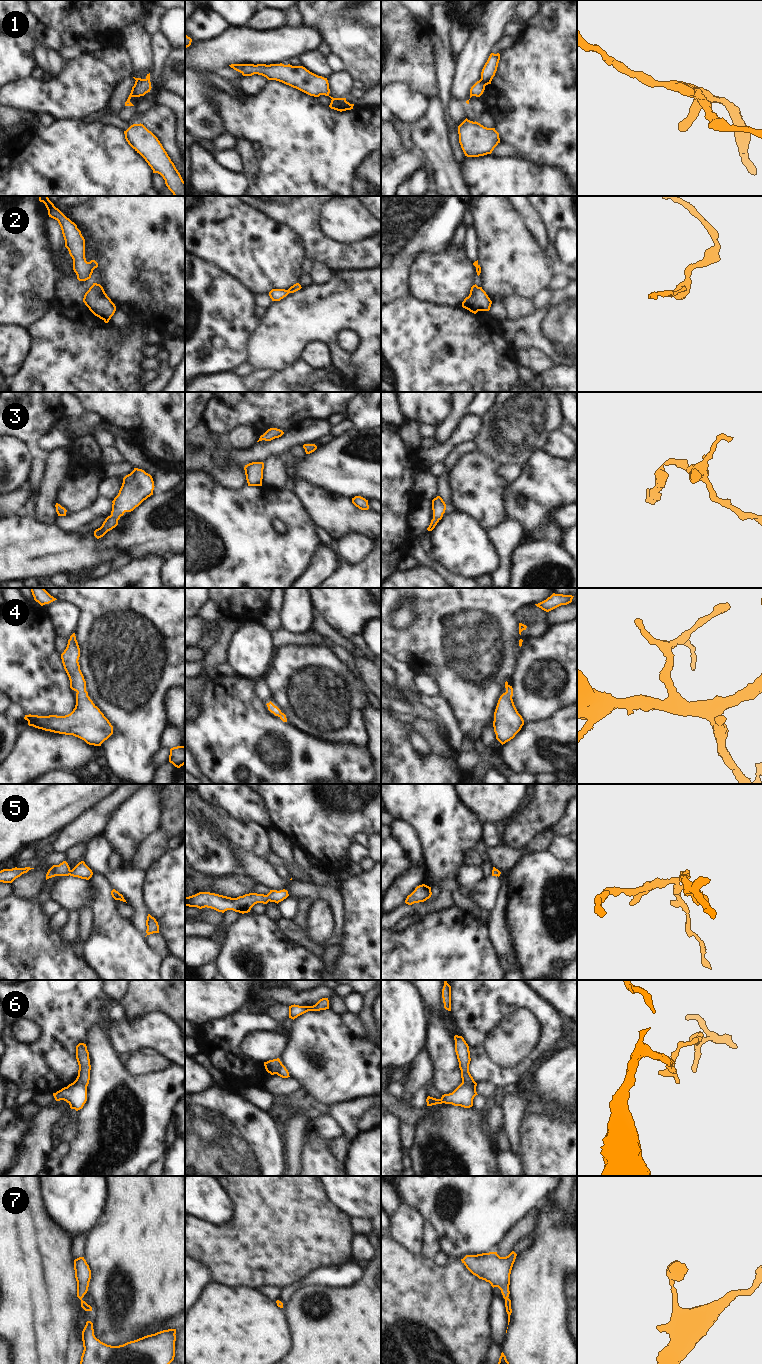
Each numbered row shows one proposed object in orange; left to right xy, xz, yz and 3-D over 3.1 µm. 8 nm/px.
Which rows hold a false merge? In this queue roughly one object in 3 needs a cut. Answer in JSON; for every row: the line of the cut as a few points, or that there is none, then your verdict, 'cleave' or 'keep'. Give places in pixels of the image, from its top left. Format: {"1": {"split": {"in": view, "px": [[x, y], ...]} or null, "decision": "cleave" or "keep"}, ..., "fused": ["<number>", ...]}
{"1": {"split": {"in": "xz", "px": [[332, 98], [345, 100]]}, "decision": "cleave"}, "2": {"split": null, "decision": "keep"}, "3": {"split": null, "decision": "keep"}, "4": {"split": null, "decision": "keep"}, "5": {"split": null, "decision": "keep"}, "6": {"split": {"in": "yz", "px": [[462, 1081], [473, 1089], [475, 1095]]}, "decision": "cleave"}, "7": {"split": null, "decision": "keep"}, "fused": ["1", "6"]}

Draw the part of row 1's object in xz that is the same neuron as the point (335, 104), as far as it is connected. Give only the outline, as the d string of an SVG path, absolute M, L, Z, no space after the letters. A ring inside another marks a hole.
M332 99L329 107L331 109L337 110L337 111L346 111L346 110L351 110L353 109L354 104L350 104L346 100L337 100L337 99Z

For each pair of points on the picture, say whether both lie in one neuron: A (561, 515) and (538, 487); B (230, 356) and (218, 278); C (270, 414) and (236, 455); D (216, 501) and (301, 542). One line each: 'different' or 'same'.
A: different
B: same
C: different
D: same

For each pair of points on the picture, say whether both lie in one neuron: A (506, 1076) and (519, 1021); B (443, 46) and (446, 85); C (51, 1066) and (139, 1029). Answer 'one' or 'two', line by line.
A: two
B: one
C: one

